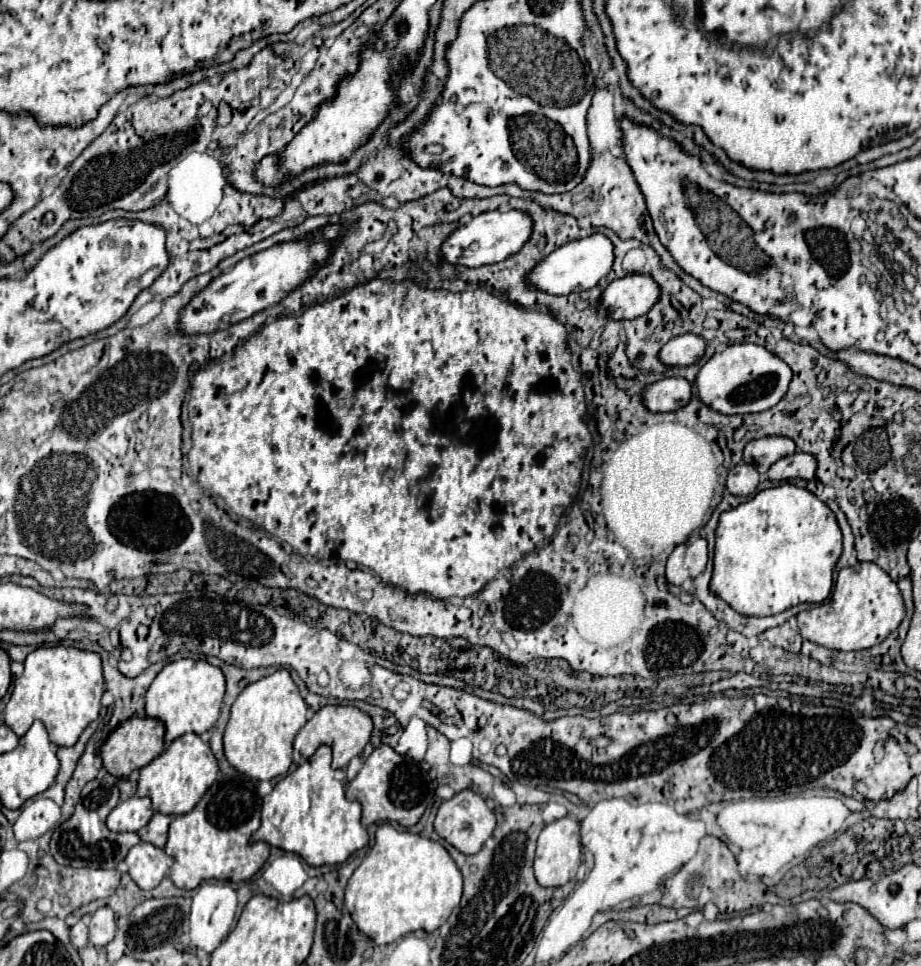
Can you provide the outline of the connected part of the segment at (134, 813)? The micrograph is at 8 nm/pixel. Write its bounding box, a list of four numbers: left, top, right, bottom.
[107,797,153,833]

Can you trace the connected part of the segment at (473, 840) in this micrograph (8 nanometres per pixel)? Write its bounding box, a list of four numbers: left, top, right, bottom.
[435,791,495,855]

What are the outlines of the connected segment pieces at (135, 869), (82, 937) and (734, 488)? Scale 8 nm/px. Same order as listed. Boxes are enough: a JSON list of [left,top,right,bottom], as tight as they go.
[[125,841,173,889],[71,921,89,949],[727,463,759,497]]

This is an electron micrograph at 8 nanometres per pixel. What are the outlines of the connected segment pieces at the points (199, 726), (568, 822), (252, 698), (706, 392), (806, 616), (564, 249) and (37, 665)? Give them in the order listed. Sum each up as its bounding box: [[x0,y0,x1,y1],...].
[[145,659,225,743],[535,817,581,887],[223,669,307,781],[695,345,791,415],[797,563,905,651],[525,233,613,295],[3,647,103,747]]

